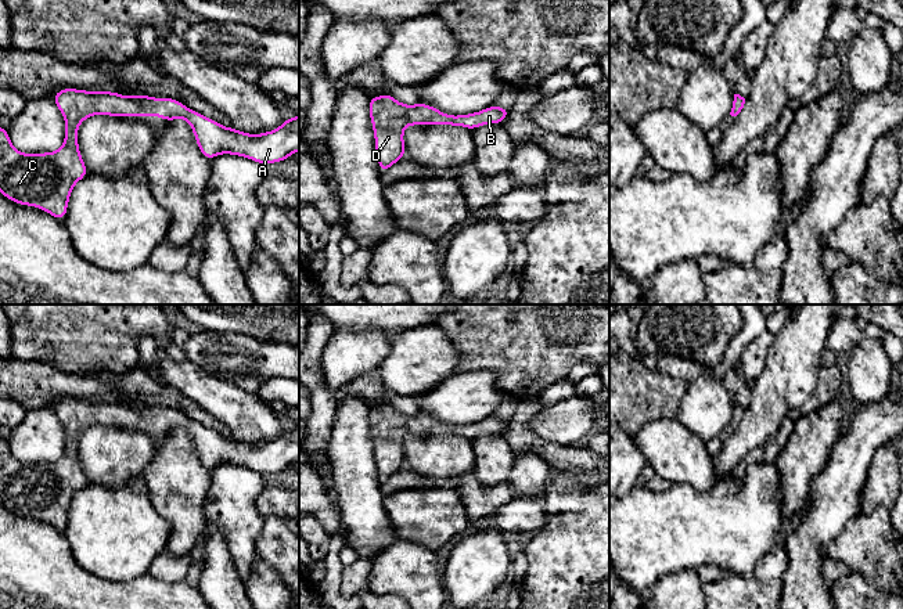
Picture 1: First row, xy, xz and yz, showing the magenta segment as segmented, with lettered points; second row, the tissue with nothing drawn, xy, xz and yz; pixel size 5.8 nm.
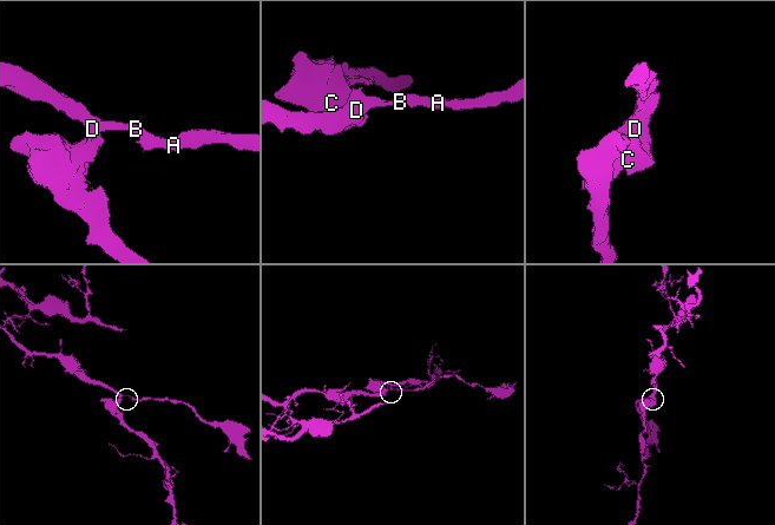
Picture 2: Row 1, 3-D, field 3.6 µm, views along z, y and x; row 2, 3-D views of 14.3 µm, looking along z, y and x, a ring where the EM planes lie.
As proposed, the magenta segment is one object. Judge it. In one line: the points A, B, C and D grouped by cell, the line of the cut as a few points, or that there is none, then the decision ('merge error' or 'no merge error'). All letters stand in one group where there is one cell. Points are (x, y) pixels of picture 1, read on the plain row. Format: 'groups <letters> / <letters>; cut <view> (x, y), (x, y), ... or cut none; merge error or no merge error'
groups A B C D; cut none; no merge error

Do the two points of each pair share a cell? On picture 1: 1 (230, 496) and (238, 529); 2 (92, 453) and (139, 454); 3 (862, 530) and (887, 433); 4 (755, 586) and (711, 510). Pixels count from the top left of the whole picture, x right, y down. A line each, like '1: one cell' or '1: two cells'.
1: one cell
2: one cell
3: two cells
4: two cells

